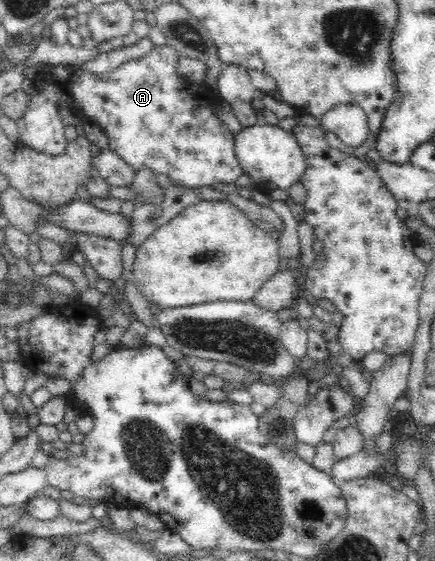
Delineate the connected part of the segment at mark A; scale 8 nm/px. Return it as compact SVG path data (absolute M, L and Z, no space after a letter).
M166 44L156 45L137 60L121 64L102 76L90 75L78 65L47 65L34 78L36 96L29 101L26 112L17 120L20 141L30 149L46 154L62 154L67 146L64 126L58 106L67 106L84 121L98 124L108 138L109 150L112 150L135 171L147 168L158 174L166 174L178 187L195 188L211 186L214 182L230 184L243 172L234 149L235 132L216 116L223 101L214 96L204 83L198 85L178 73L180 54Z

